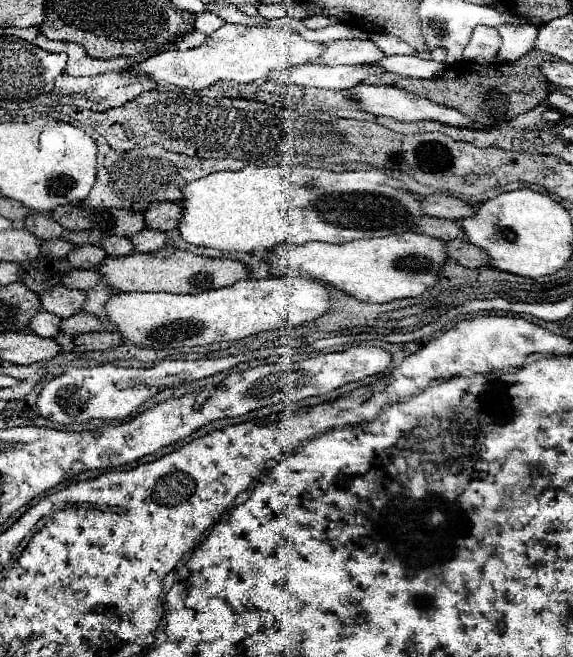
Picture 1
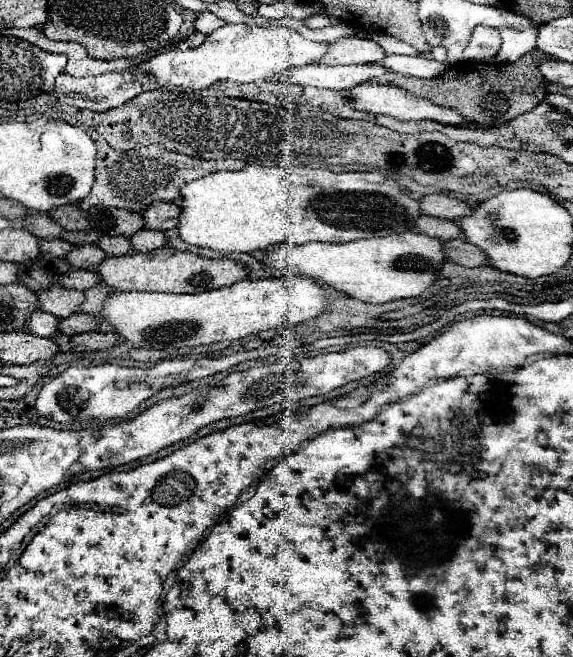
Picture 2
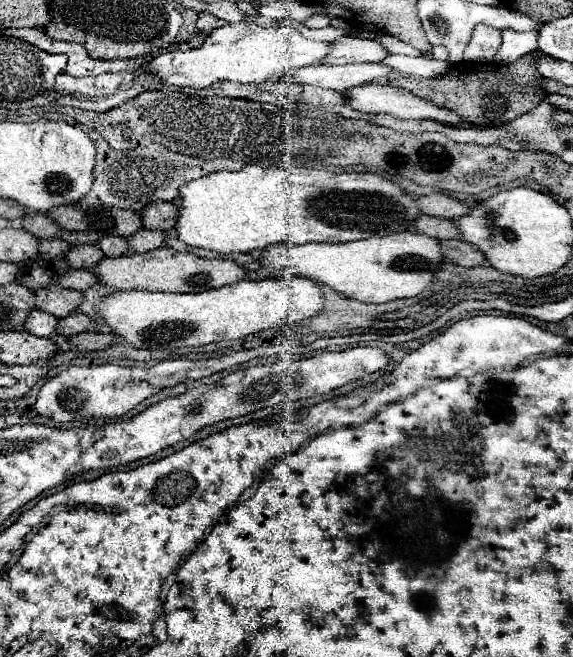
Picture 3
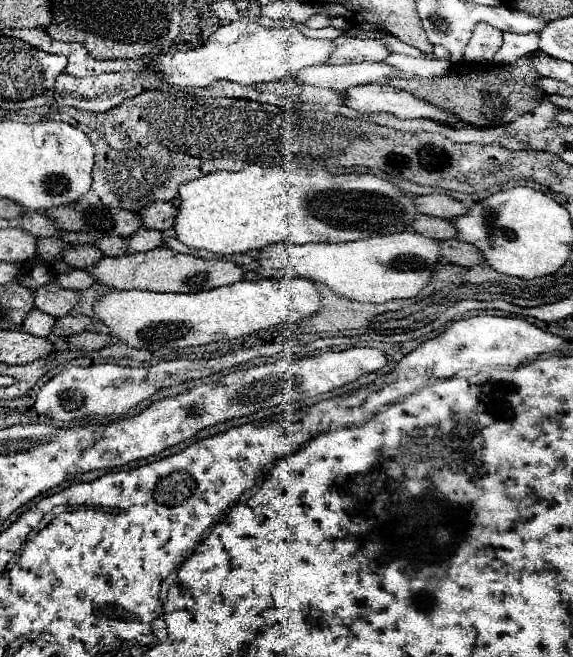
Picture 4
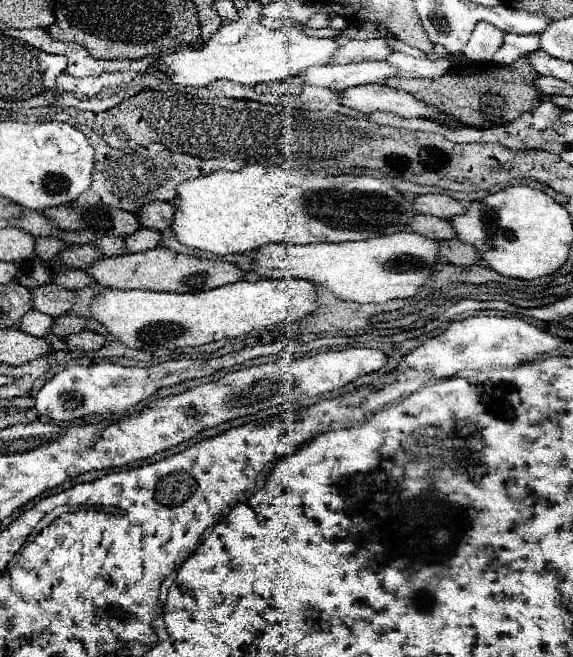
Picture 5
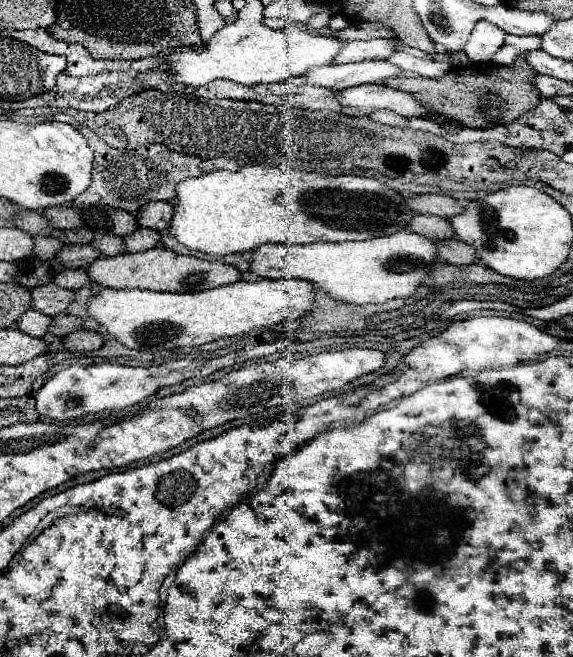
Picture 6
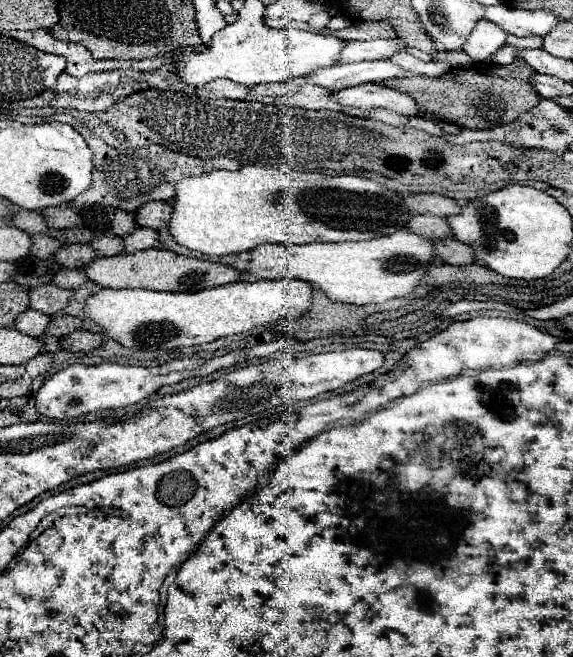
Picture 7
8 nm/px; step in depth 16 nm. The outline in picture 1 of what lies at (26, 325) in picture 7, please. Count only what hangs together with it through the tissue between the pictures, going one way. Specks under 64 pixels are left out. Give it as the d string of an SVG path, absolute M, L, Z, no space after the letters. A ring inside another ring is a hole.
M38 312L34 318L32 318L32 332L38 334L38 336L44 336L44 338L54 338L58 332L60 332L60 322L62 318L56 316L56 314L50 314L50 312Z

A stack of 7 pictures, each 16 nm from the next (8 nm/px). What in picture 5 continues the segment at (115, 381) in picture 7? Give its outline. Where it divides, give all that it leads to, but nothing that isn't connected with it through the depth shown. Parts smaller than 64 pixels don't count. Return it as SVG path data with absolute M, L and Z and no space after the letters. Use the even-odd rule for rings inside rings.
M232 352L222 358L212 359L179 359L162 362L150 366L150 368L124 368L118 364L94 364L94 366L70 366L62 372L58 372L52 380L48 380L38 396L36 396L36 410L38 414L44 414L52 418L54 422L70 422L88 414L120 414L128 408L136 406L138 402L146 400L154 392L158 392L164 386L174 386L184 380L210 376L218 370L232 368L236 364L244 362L242 352Z

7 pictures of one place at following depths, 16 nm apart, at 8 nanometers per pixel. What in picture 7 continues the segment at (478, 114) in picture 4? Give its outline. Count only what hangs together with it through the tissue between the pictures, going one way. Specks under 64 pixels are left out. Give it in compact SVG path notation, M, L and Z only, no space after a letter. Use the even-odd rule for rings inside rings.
M518 58L508 66L472 64L470 68L452 68L440 78L412 76L386 80L384 84L396 88L398 92L408 92L418 104L424 104L428 112L436 112L436 116L454 122L460 128L486 130L516 120L520 114L528 112L540 102L540 96L530 82L534 74L534 68Z

